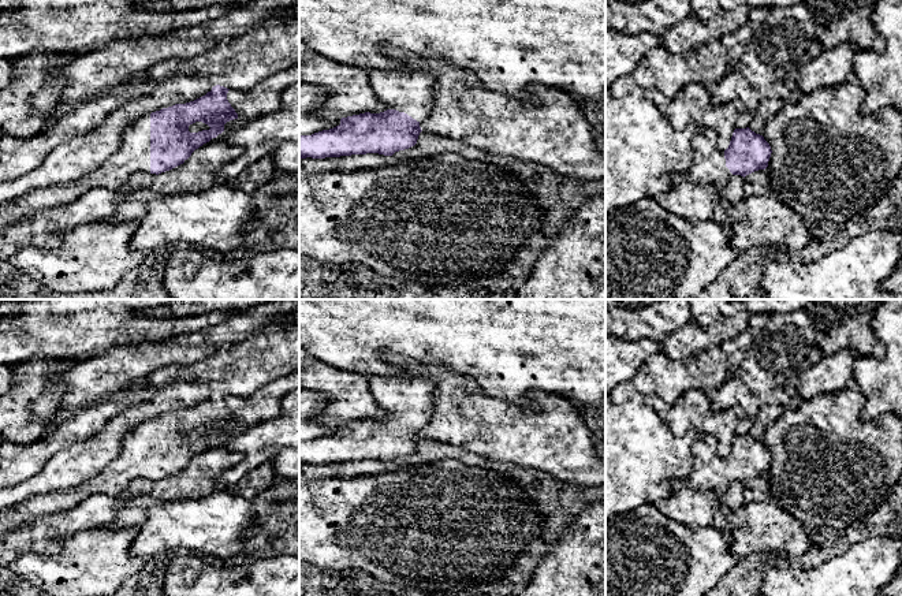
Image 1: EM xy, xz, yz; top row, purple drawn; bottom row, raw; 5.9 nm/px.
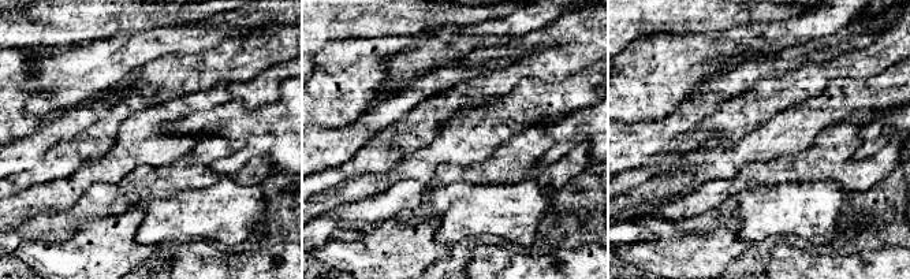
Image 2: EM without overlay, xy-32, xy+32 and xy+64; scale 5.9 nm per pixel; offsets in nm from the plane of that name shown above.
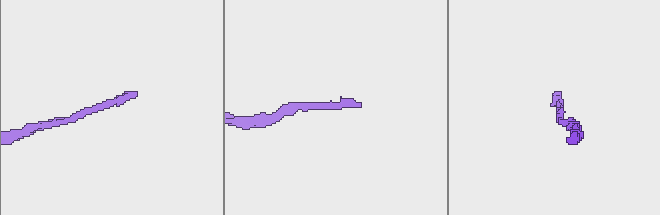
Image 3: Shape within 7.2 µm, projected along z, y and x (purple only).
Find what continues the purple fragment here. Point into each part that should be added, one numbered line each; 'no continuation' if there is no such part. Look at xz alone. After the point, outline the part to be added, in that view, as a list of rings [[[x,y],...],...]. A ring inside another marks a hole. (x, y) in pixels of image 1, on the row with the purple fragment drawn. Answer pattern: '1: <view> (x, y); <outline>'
1: xz (406, 90); [[[415,70],[368,71],[374,96],[387,109],[405,112],[417,122],[425,120],[436,103],[432,78]]]

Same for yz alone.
1: yz (708, 164); [[[700,128],[692,139],[694,154],[685,175],[689,182],[722,187],[733,176],[726,167],[724,150],[718,146],[712,128]]]

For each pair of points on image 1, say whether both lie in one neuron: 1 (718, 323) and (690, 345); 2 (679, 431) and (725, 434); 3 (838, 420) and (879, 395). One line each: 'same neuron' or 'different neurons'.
1: same neuron
2: same neuron
3: different neurons

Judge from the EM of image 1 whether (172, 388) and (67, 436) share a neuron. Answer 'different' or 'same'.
different

